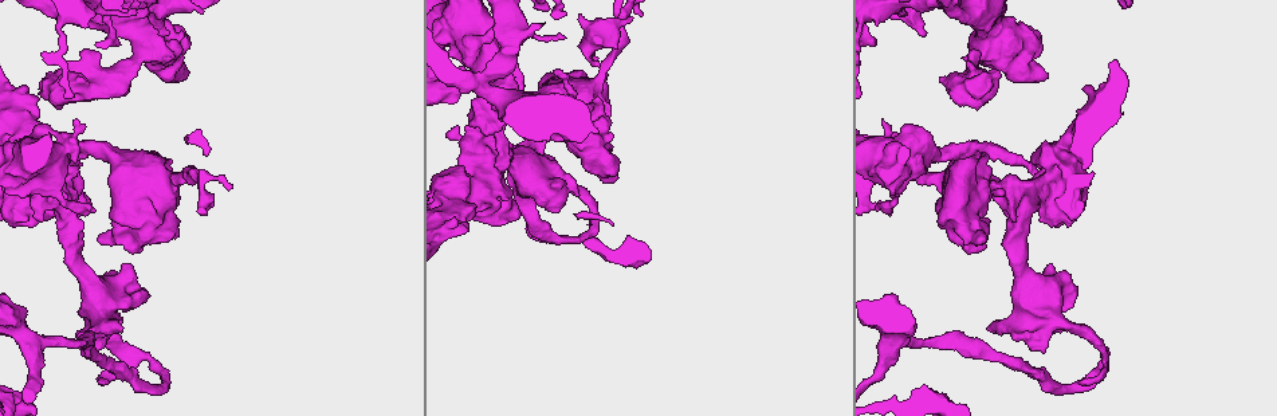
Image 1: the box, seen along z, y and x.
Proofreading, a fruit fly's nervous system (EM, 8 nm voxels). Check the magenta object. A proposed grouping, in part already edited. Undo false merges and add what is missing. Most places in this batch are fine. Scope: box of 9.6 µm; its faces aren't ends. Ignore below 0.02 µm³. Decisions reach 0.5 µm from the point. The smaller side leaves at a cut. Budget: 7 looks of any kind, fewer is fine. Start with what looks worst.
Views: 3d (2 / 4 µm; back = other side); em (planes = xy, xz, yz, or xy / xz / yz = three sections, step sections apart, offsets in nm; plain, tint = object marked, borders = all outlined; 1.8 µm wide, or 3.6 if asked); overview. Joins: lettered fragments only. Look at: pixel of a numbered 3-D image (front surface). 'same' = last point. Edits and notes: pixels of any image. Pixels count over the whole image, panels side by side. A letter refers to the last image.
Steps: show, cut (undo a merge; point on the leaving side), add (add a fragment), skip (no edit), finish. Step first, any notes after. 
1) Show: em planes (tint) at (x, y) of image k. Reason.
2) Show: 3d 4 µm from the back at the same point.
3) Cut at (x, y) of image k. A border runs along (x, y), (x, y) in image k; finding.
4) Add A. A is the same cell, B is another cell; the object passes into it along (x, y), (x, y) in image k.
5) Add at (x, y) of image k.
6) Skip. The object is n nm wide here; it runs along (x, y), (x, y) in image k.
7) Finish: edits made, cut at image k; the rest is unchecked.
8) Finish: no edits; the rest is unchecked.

Show: em planes (borders) at (167, 34) of image 1. Free end.

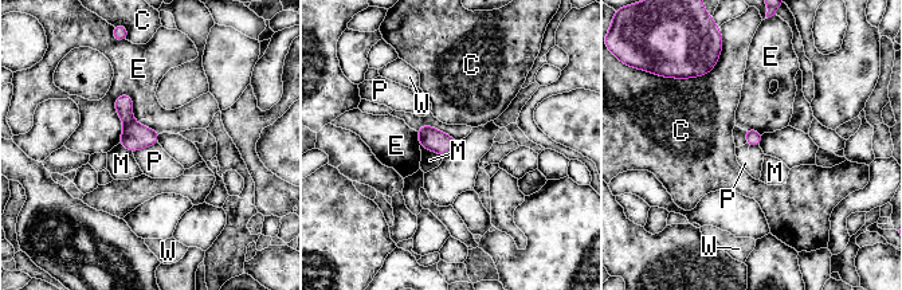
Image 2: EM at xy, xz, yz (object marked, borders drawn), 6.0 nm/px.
Skip. C, E, M, P and W are other cells; a border runs along (157, 141), (133, 153) in image 2; no lettered fragment goes on from it.

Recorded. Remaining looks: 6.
Show: 3d 4 µm from the back at (452, 199) of image 1. Sharp bend.

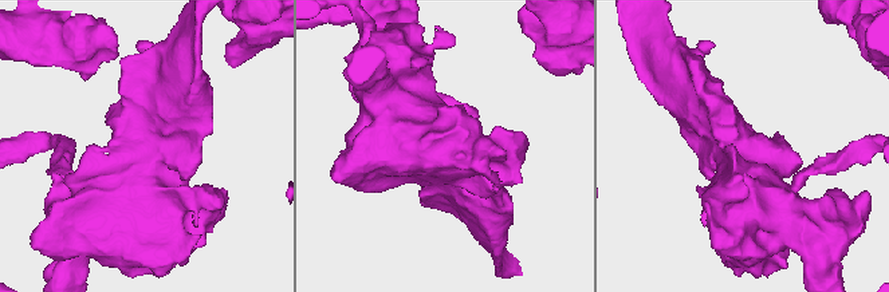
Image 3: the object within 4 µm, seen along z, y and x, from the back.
Show: em 3.6 µm xy step 16 (tint) at (742, 156) of image 3. Shape alone is not enough.

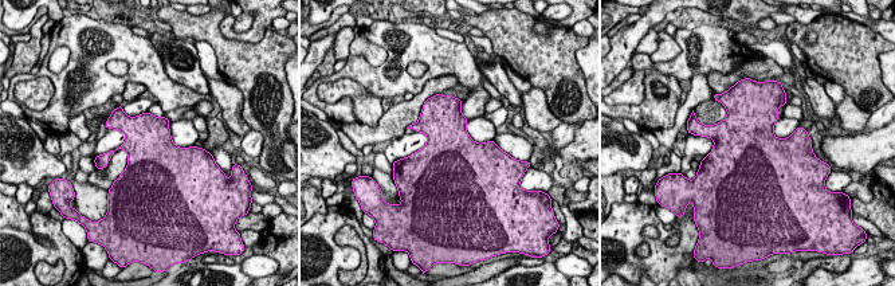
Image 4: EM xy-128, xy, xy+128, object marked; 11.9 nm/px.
Show: em 3.6 µm planes (borders) at the same point.

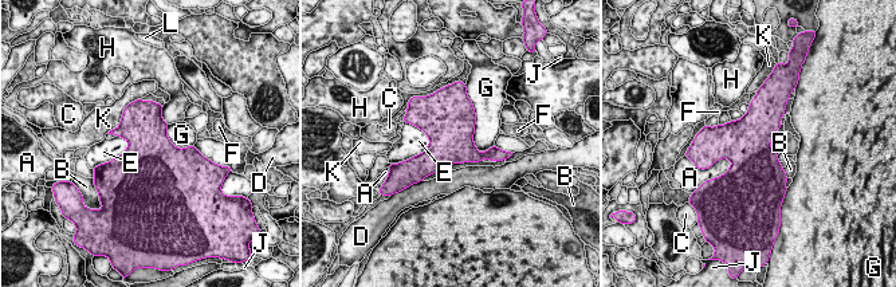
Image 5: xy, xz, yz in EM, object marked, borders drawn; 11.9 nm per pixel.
Skip. The longest contact is with G, 650 nm; A, B, C, D, E, F, G, H, J, K and L are other cells; a border runs along (471, 103), (474, 145), (483, 153) in image 5; continuous, no second neuron.

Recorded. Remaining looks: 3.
Show: em xy step 4 (tint) at (1100, 349) of image 1.

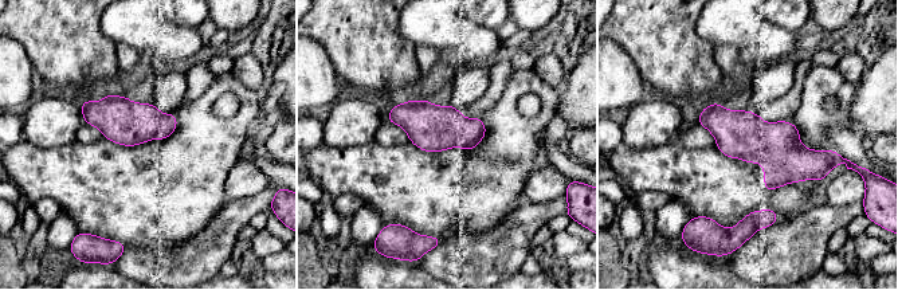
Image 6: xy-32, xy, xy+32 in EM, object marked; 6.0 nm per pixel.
Show: em planes (tint) at the same point. Cut it another way.

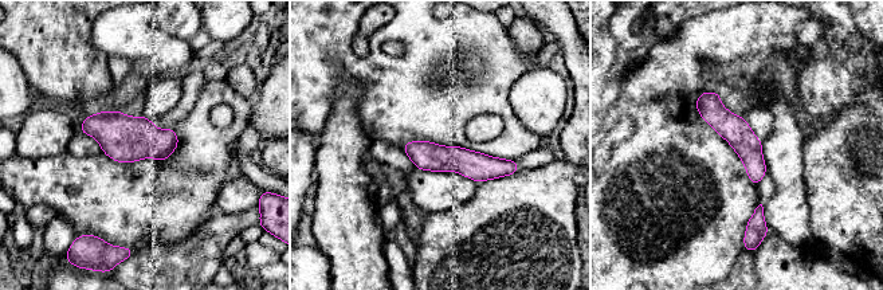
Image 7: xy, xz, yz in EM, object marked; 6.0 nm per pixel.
Show: em planes (borders) at the same point.

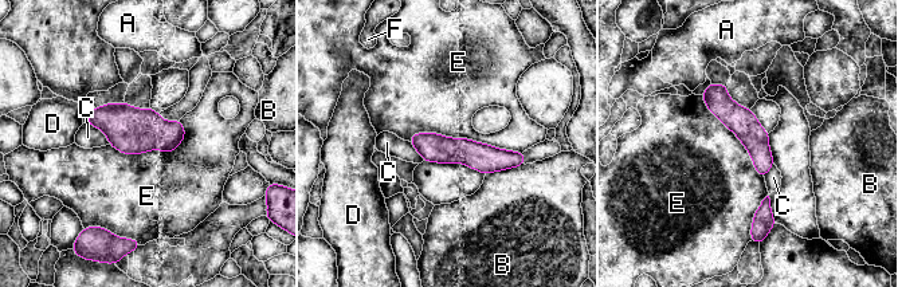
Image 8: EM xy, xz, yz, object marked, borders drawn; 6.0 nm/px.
Skip. The object is 170 nm wide here; A, B, C, D, E and F are other cells; it runs along (414, 140), (485, 158), (521, 161) in image 8; all the same neuron.

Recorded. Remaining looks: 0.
Finish: no edits; the rest is unchecked.

